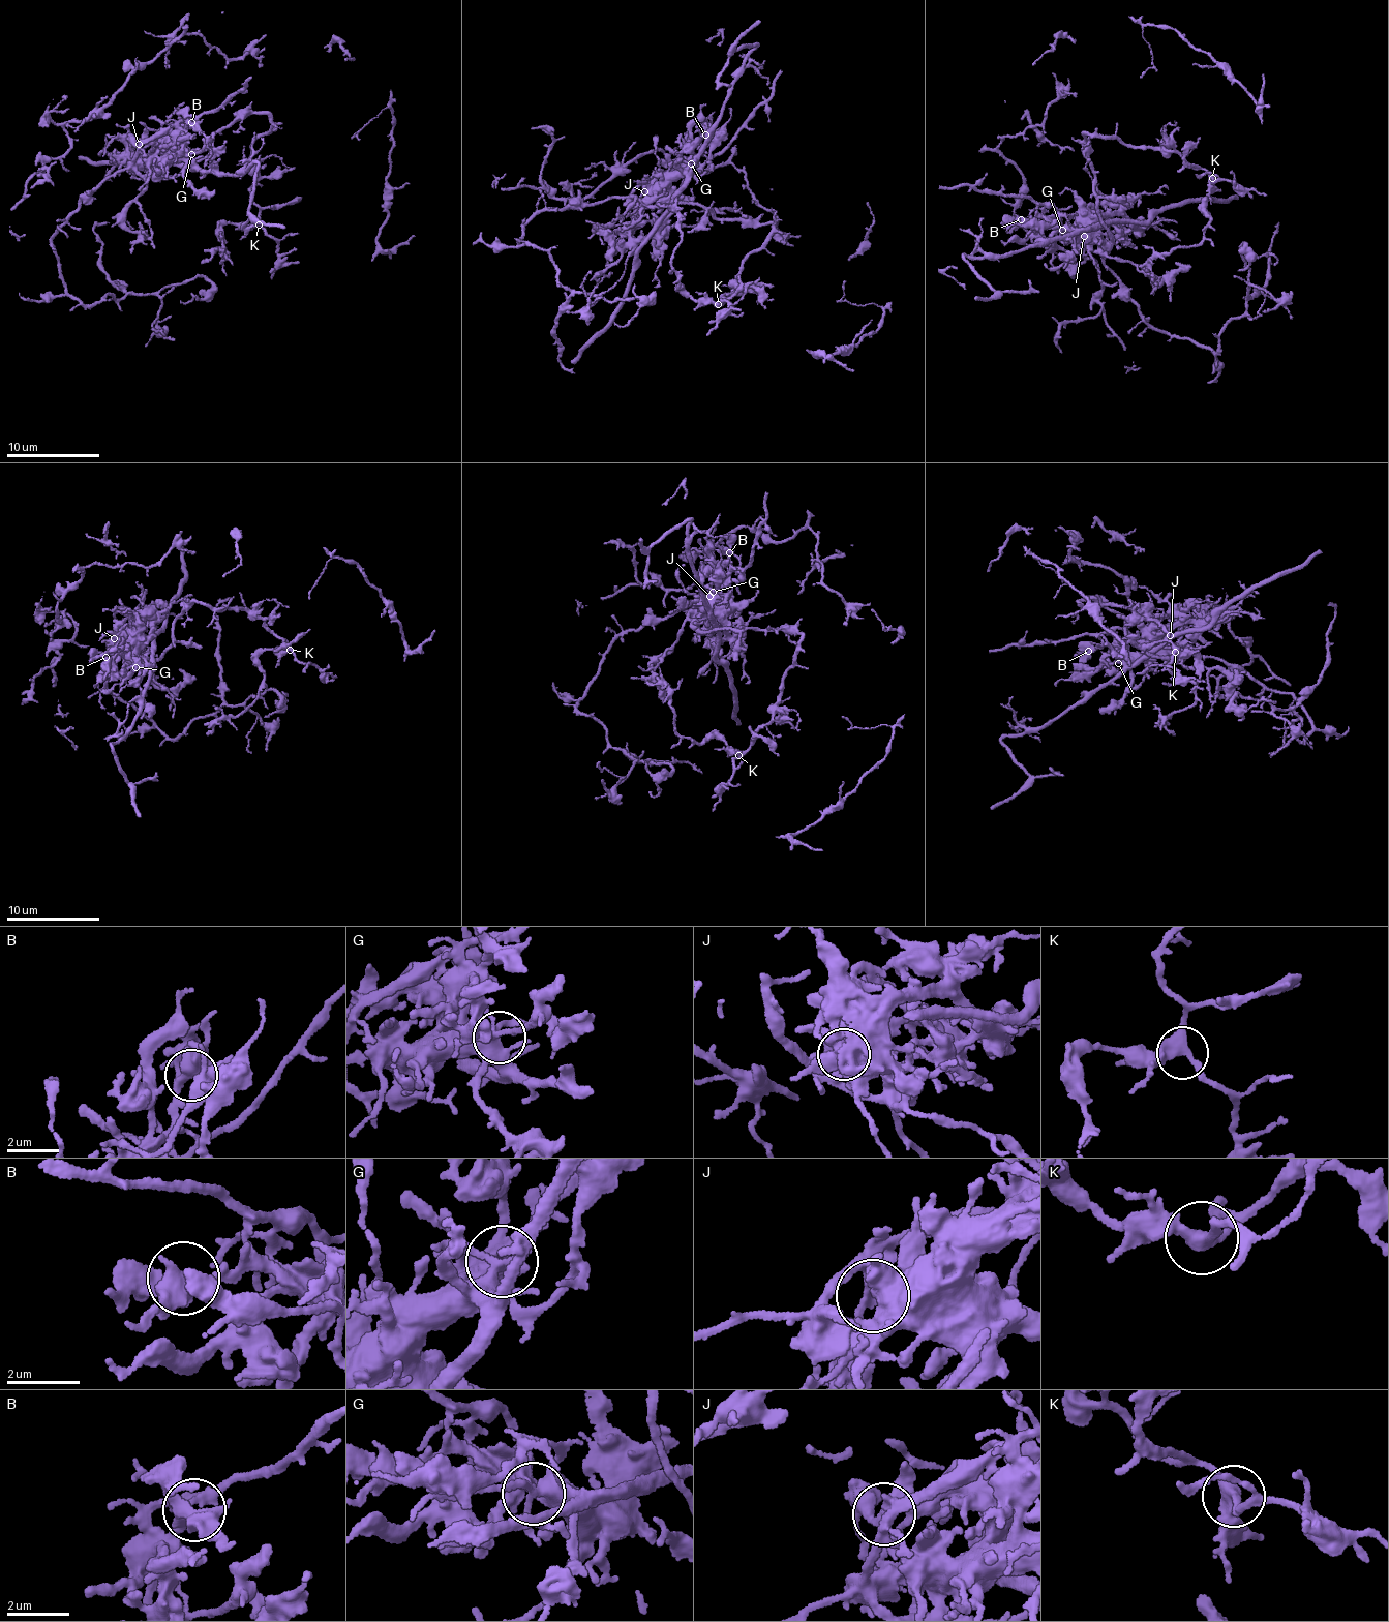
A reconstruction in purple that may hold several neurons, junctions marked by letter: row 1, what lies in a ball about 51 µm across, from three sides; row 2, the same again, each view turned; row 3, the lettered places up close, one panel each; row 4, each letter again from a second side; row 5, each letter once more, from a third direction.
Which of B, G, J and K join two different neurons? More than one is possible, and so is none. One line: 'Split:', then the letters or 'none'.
Split: J

